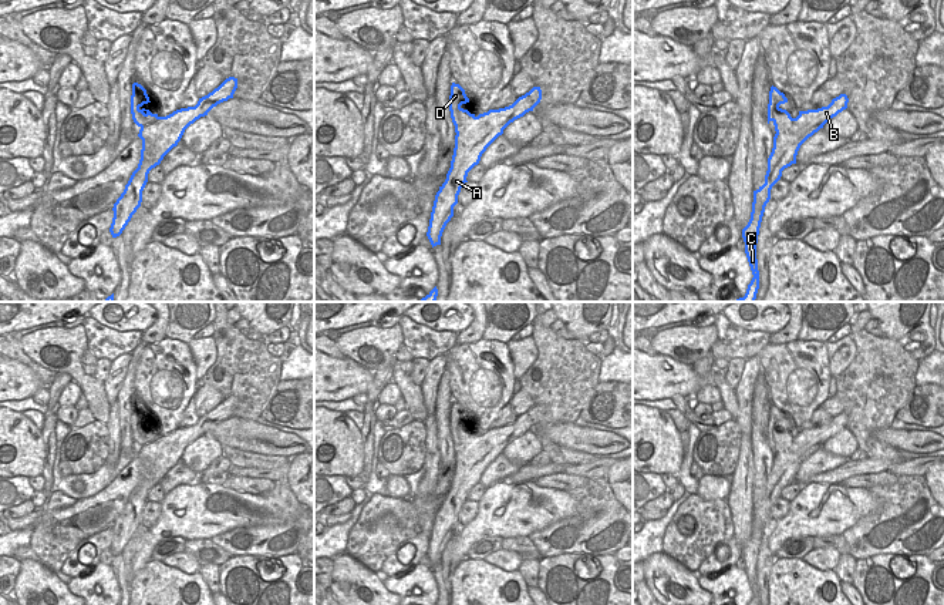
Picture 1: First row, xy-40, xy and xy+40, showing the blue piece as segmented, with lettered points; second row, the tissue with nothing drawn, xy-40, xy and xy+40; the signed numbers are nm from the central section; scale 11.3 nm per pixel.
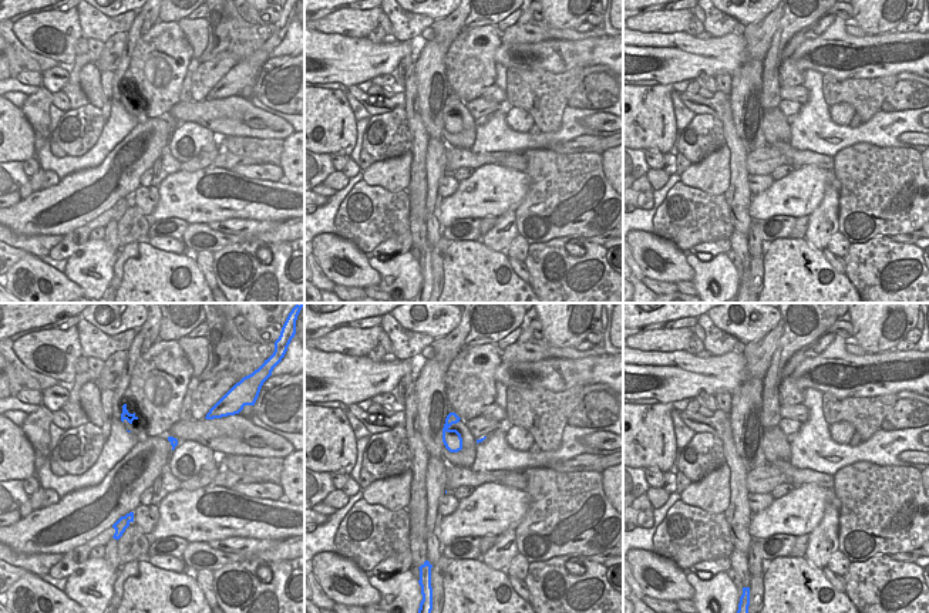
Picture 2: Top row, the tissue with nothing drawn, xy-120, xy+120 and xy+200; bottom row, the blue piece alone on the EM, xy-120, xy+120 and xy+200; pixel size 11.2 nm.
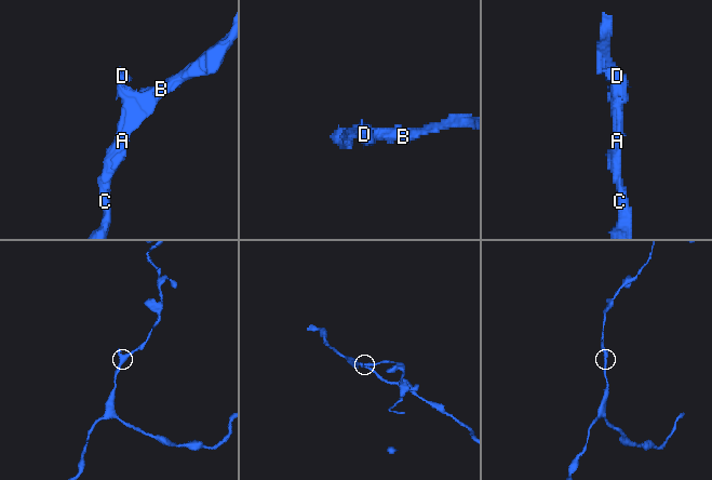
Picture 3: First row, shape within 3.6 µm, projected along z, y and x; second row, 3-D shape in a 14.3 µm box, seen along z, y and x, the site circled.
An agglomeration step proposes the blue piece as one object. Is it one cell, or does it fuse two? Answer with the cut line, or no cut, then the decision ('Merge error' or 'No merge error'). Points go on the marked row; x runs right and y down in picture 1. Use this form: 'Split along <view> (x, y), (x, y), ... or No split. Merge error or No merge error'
Split along xy+40 (794, 118), (789, 127), (776, 133). Merge error.

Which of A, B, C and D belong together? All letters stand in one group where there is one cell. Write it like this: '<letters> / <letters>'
A B C / D

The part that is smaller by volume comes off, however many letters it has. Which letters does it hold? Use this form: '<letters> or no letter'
D

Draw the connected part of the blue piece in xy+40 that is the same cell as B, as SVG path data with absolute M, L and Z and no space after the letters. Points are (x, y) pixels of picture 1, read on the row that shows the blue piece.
M840 94L833 98L827 107L817 110L799 111L799 115L793 118L793 124L783 132L776 132L773 137L773 148L768 158L768 171L765 175L765 184L753 191L752 212L748 225L742 229L742 238L745 242L745 253L752 270L752 280L748 285L744 298L735 302L755 302L759 289L759 270L756 259L756 243L765 206L771 199L772 186L781 179L782 171L792 164L796 164L796 155L800 145L817 132L823 125L839 112L847 108L849 98L846 94Z

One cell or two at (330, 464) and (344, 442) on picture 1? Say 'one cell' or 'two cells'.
one cell

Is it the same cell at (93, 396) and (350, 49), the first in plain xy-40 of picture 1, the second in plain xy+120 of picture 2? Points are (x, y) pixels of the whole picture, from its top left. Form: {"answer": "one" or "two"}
{"answer": "two"}

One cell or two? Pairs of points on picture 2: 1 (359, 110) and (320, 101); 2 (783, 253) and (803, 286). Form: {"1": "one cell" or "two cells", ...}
{"1": "two cells", "2": "one cell"}

